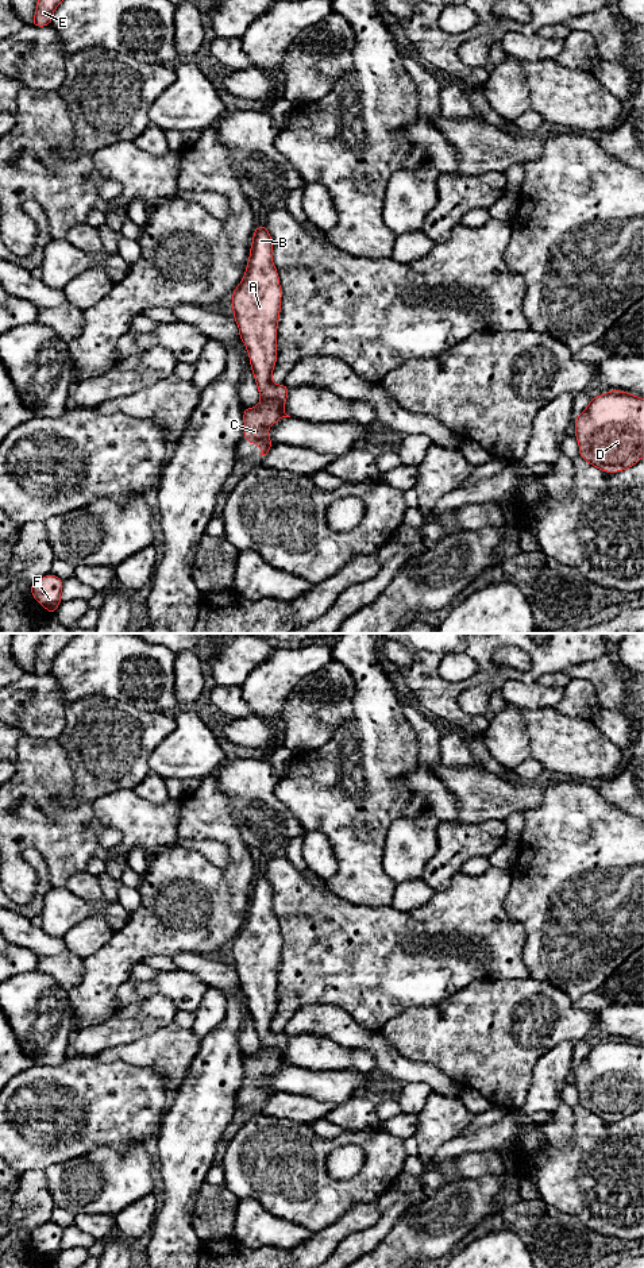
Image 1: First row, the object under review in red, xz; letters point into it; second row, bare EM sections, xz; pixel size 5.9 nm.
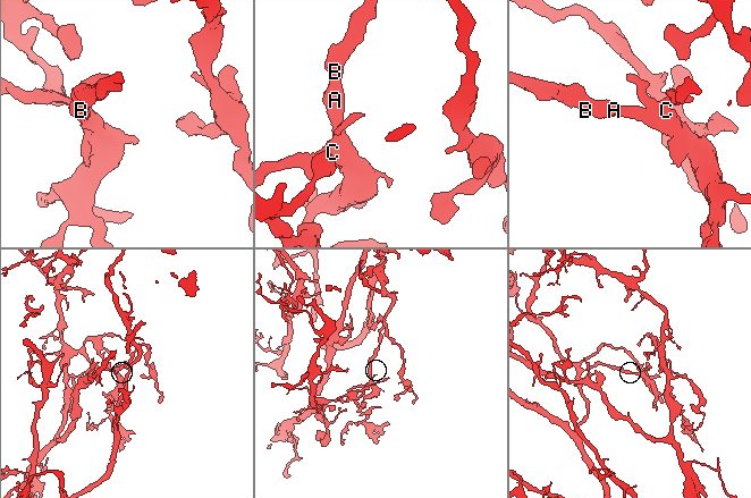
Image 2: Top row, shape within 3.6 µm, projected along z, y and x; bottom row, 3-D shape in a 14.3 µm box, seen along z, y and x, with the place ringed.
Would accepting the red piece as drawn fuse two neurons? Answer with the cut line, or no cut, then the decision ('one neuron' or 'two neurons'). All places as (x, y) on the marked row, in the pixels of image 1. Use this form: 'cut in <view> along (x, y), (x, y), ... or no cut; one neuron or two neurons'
cut in xz along (261, 397), (274, 401), (277, 411), (282, 416); two neurons

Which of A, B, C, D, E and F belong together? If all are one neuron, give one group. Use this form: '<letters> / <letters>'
A B D E F / C

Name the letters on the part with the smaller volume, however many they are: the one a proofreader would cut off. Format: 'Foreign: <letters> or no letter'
Foreign: C

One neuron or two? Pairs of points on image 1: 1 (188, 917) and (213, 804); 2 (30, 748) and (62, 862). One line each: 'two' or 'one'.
1: one
2: one

